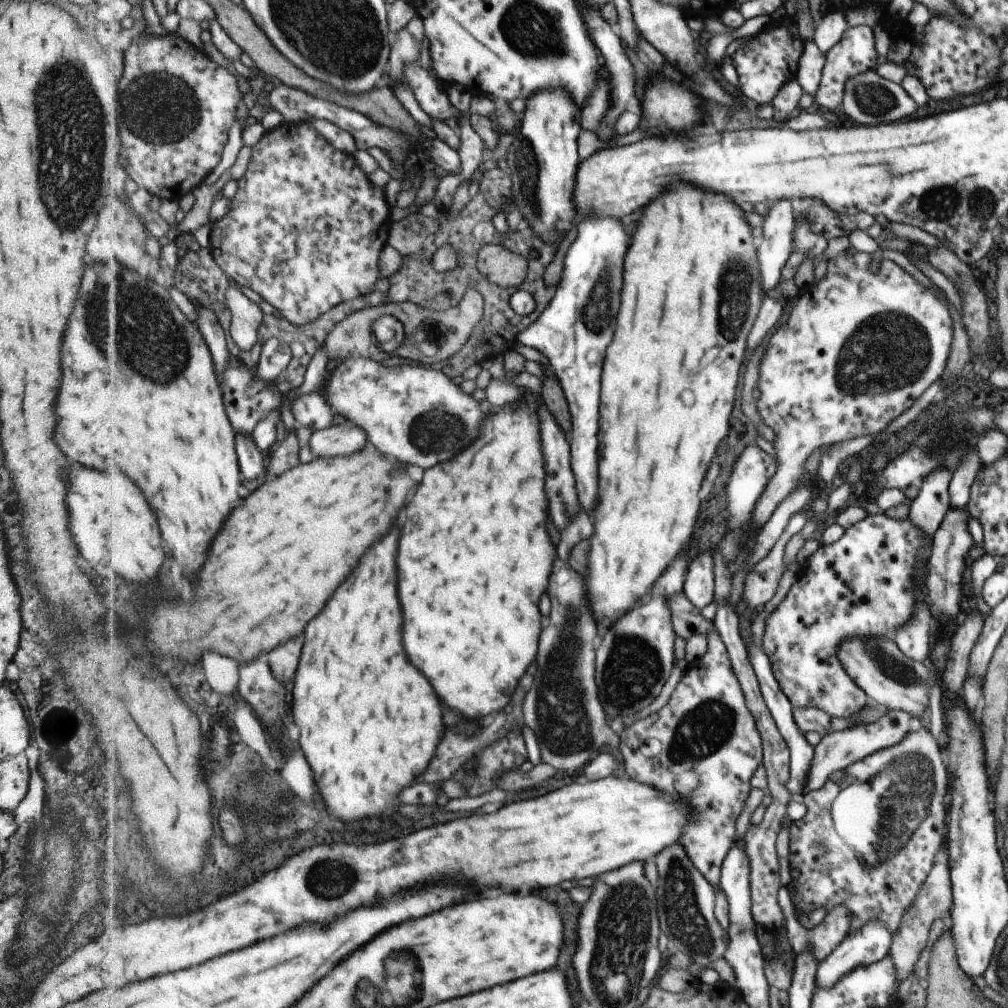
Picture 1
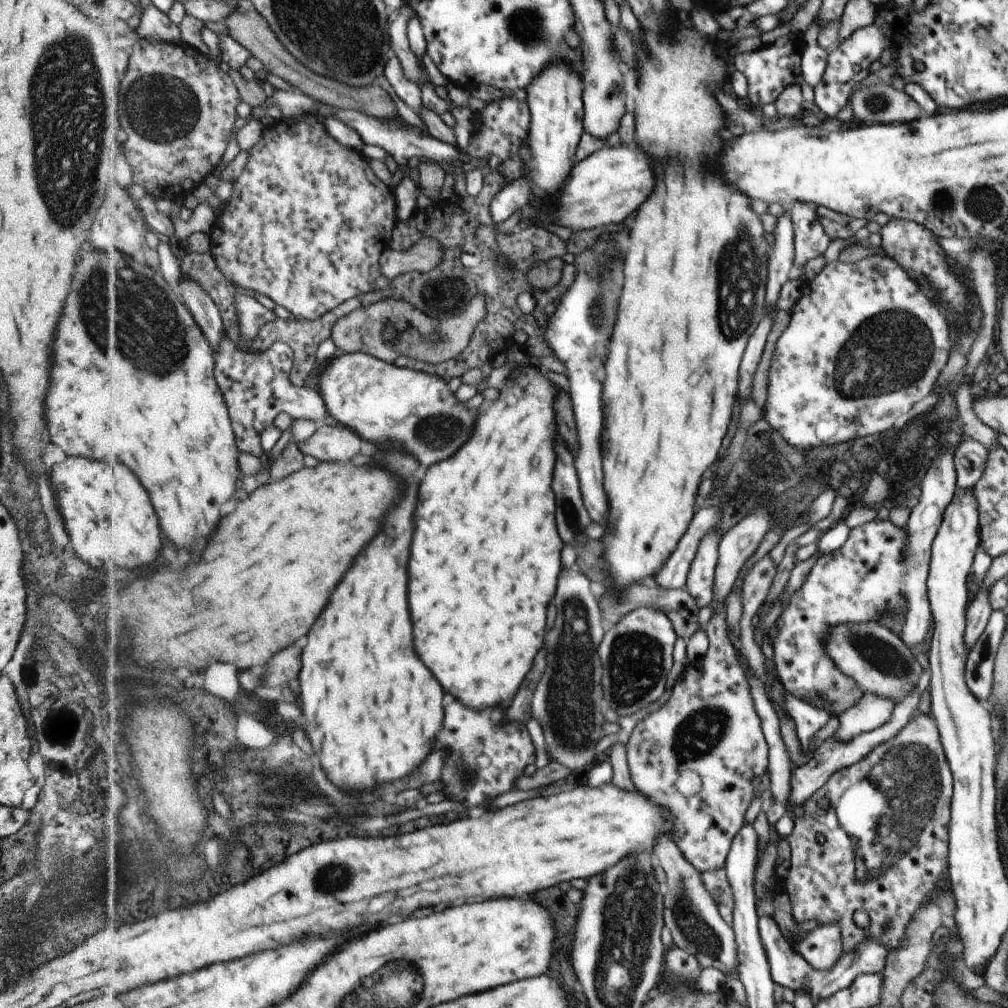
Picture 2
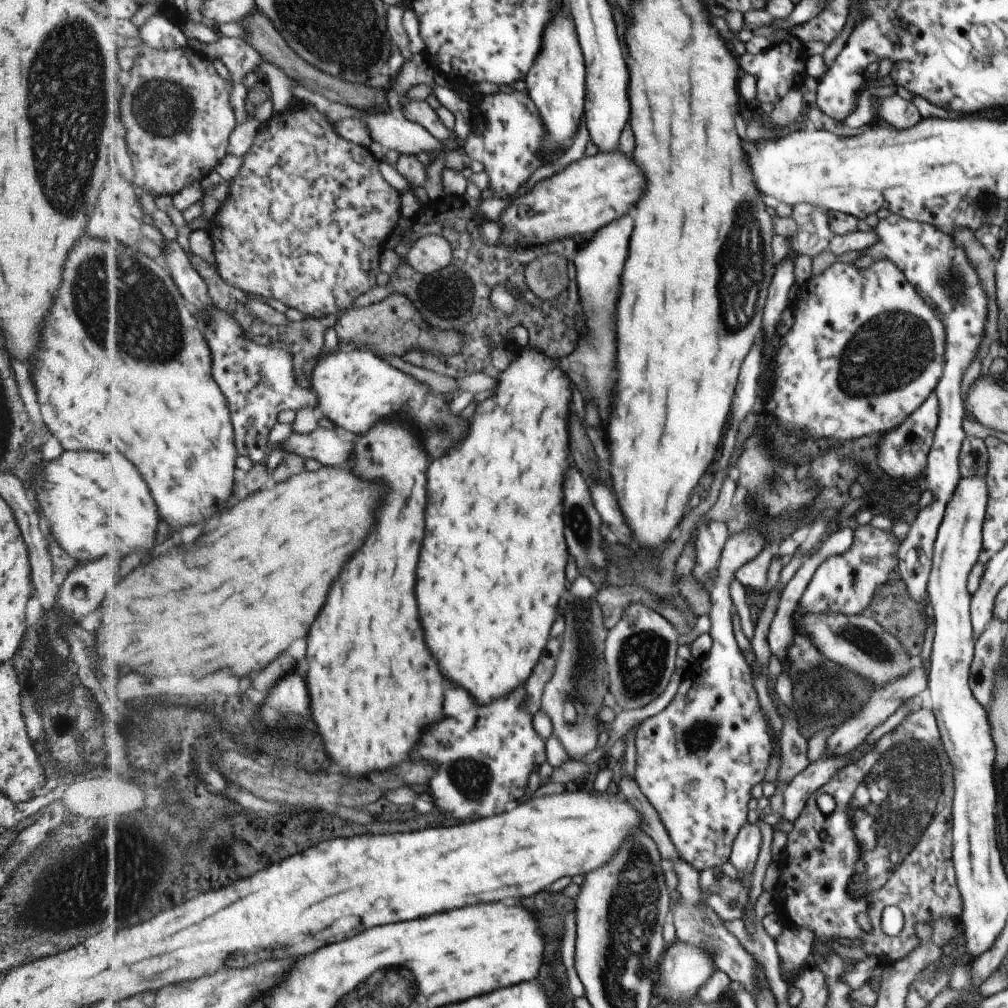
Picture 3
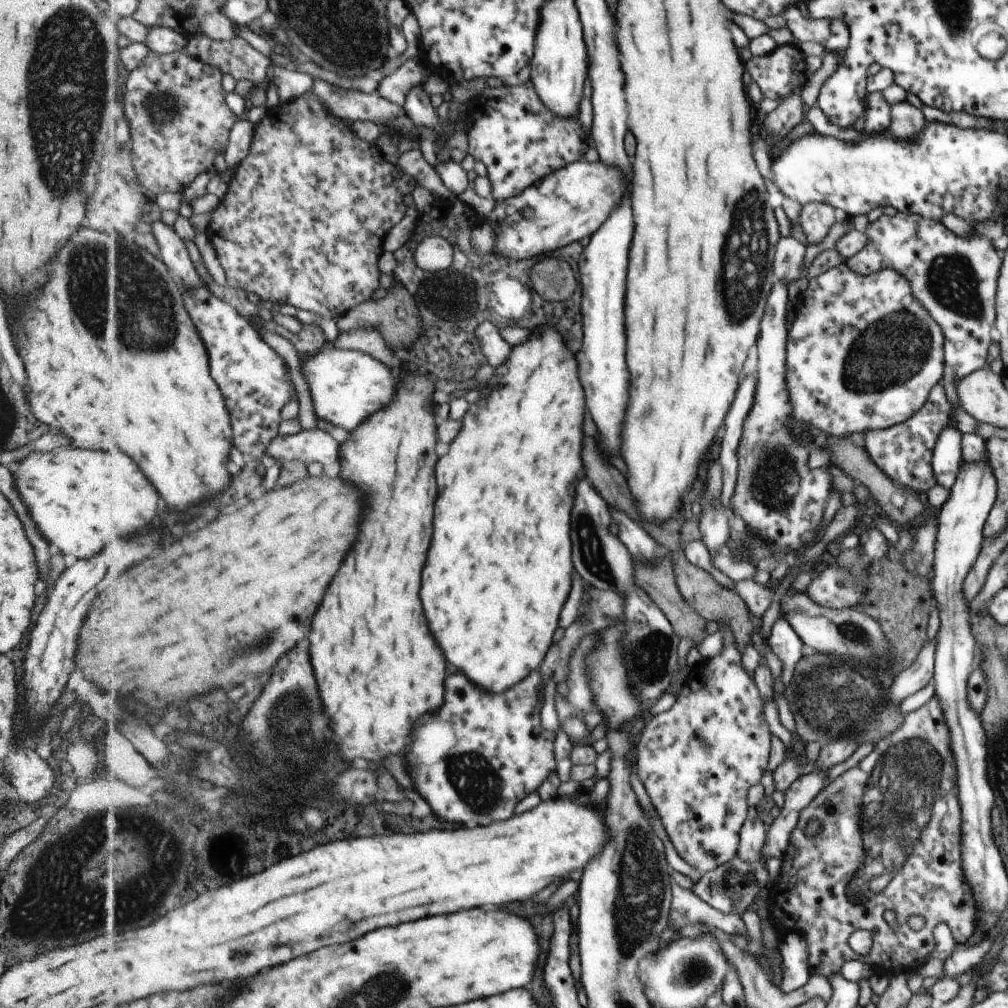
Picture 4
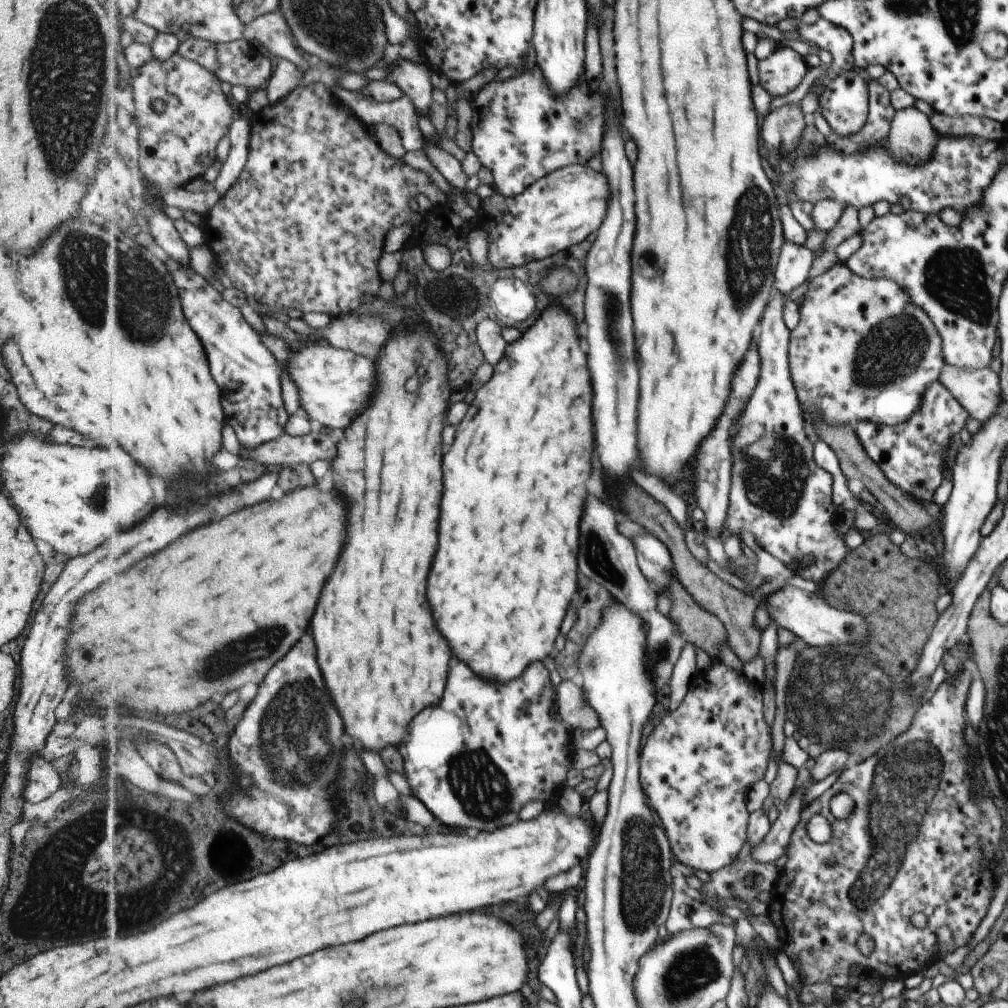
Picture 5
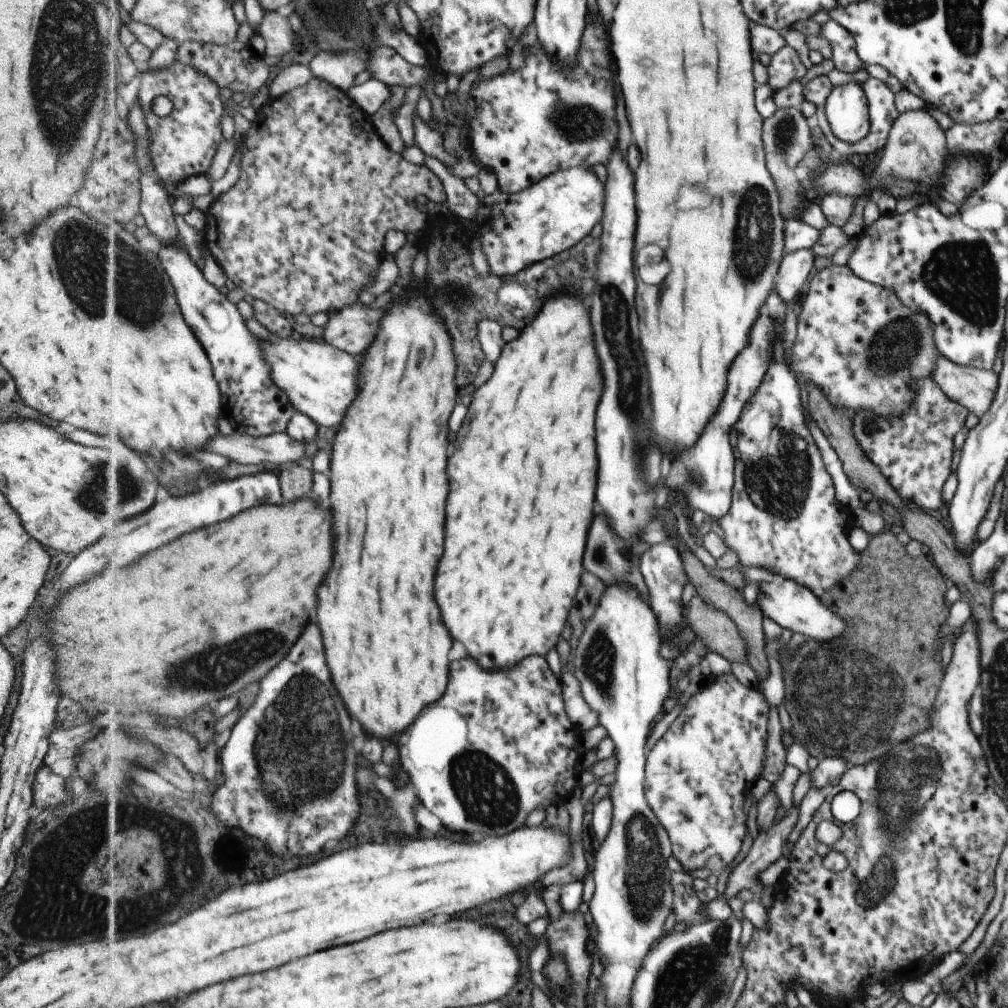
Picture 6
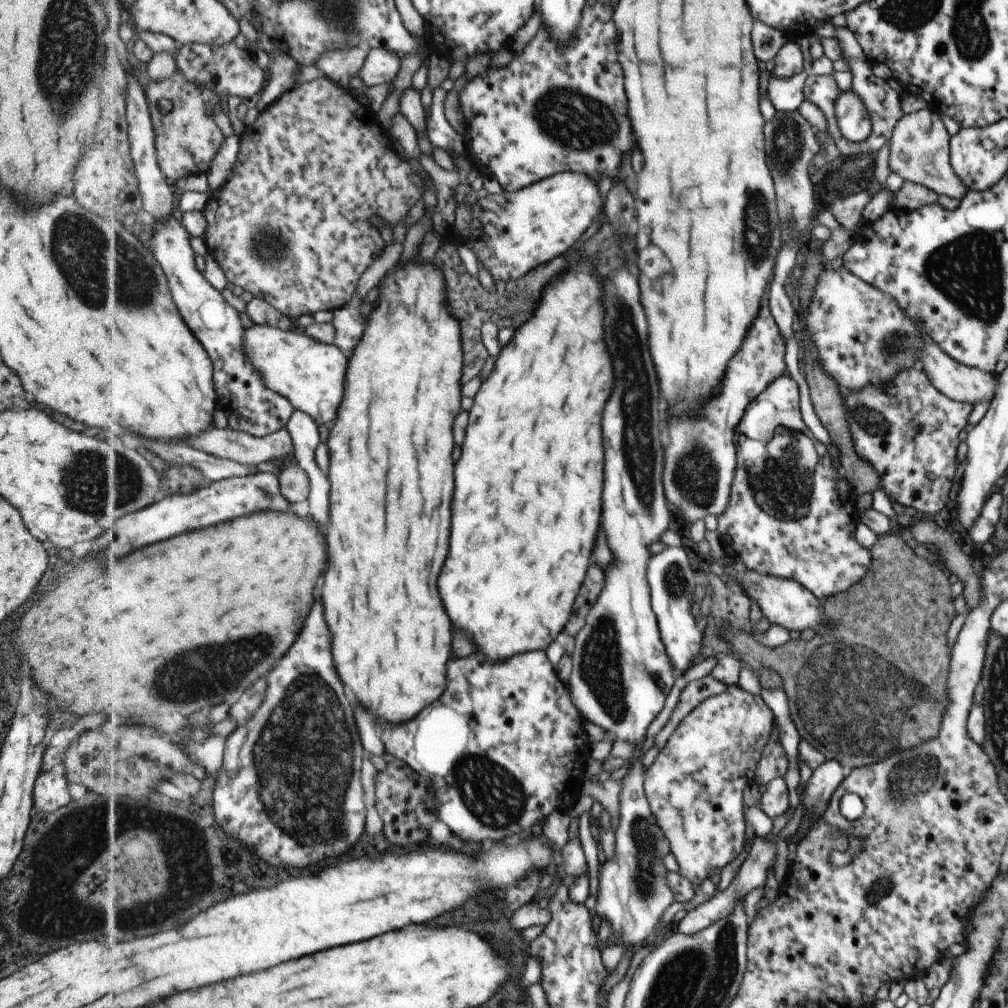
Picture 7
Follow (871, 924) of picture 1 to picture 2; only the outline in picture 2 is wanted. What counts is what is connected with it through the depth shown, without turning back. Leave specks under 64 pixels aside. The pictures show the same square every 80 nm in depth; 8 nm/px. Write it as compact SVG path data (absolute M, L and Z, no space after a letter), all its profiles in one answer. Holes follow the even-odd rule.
M760 916L760 935L771 965L772 982L793 990L806 991L813 1006L819 1001L825 1000L834 992L851 986L853 979L860 975L879 974L884 967L886 954L888 953L886 948L876 939L867 939L859 943L850 953L842 952L831 970L820 971L813 969L801 955L796 954L787 944L777 925L772 916Z

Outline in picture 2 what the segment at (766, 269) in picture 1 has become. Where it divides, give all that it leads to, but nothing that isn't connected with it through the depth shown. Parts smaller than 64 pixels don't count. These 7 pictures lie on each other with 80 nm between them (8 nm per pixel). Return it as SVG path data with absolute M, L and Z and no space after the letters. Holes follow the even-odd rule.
M787 212L777 217L774 232L773 248L769 252L769 274L767 291L767 310L775 310L775 302L779 296L781 286L789 280L789 270L795 266L794 260L794 234L792 224Z

